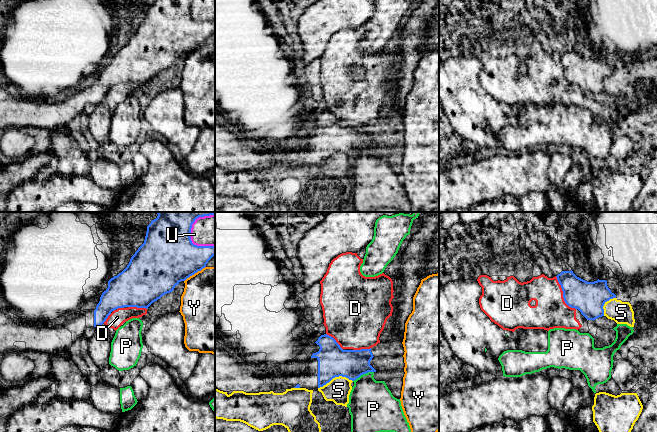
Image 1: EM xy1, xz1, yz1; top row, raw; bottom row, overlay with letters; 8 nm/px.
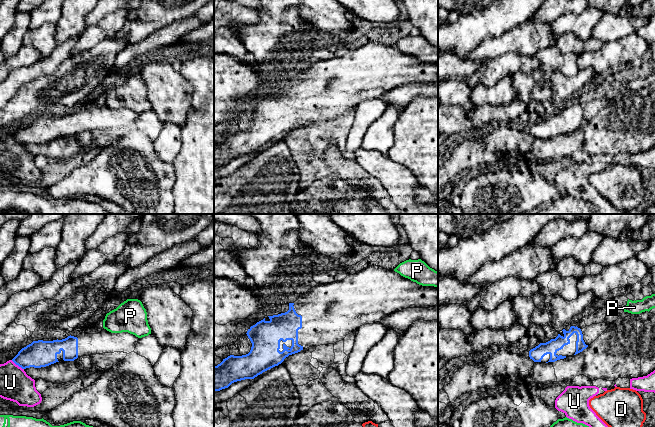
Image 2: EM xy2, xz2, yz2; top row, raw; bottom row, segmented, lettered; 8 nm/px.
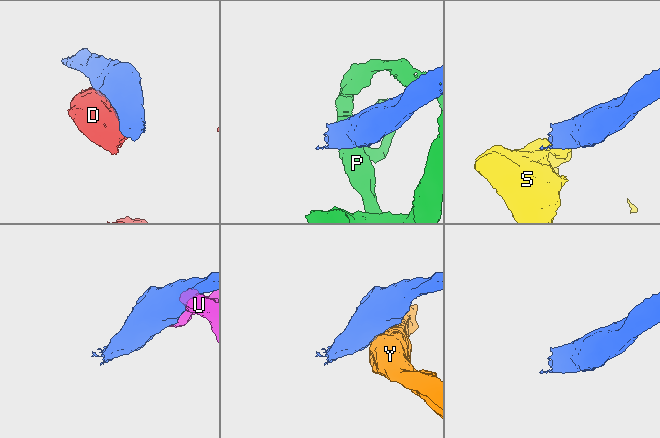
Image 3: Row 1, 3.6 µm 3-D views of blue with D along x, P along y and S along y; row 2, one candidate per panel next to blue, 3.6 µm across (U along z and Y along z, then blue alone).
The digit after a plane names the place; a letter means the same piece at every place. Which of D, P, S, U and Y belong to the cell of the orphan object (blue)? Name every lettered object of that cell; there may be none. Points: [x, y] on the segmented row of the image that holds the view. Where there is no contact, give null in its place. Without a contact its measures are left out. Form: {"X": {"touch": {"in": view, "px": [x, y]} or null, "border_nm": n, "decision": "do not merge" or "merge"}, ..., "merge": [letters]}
{"D": {"touch": {"in": "yz1", "px": [563, 294]}, "border_nm": 320, "decision": "do not merge"}, "P": {"touch": {"in": "xz1", "px": [363, 373]}, "border_nm": 190, "decision": "do not merge"}, "S": {"touch": {"in": "xz1", "px": [335, 376]}, "border_nm": 280, "decision": "do not merge"}, "U": {"touch": {"in": "xy1", "px": [193, 222]}, "border_nm": 300, "decision": "do not merge"}, "Y": {"touch": {"in": "xy1", "px": [194, 273]}, "border_nm": 220, "decision": "do not merge"}, "merge": []}

